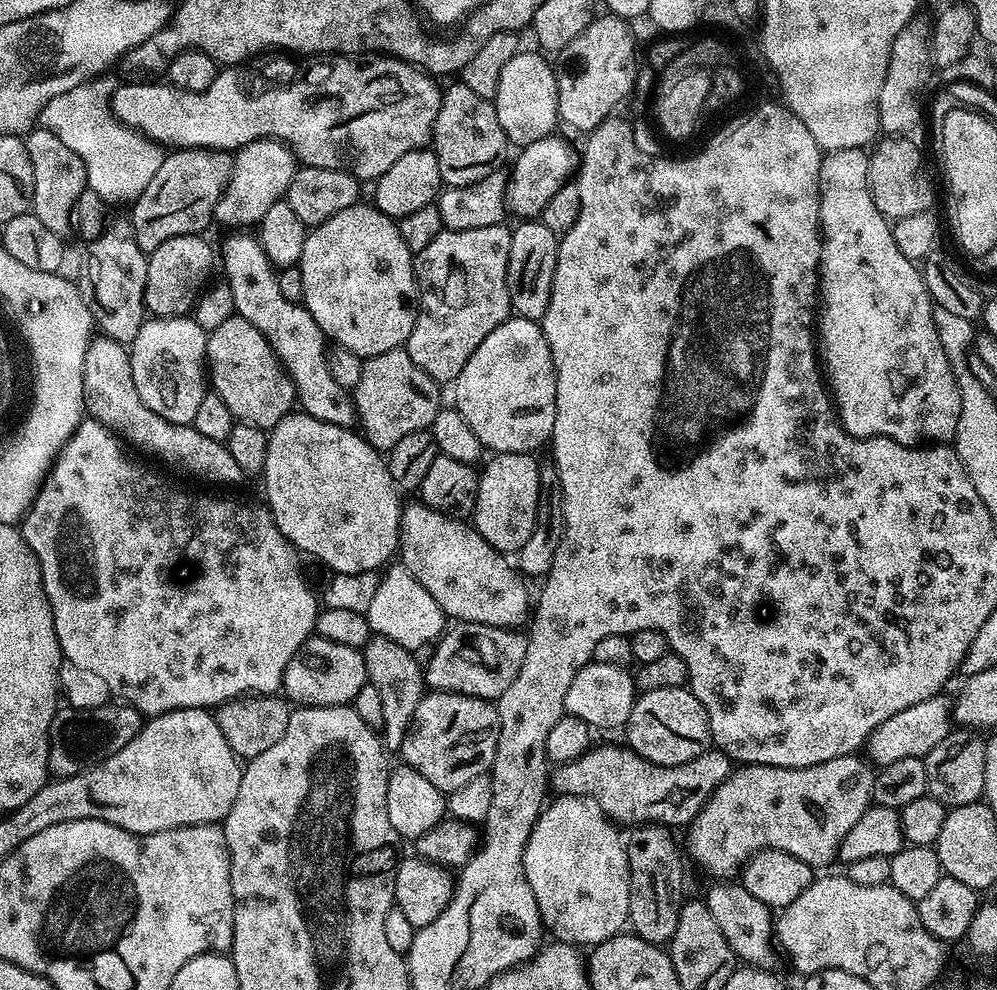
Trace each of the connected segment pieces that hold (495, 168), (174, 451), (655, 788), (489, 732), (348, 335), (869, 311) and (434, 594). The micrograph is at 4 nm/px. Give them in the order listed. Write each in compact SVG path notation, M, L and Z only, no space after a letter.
M462 82L452 83L456 84L443 89L438 118L432 127L430 144L438 158L441 181L450 188L465 188L474 182L482 182L482 178L486 178L486 174L501 171L509 159L510 145L502 130L502 125L498 122L495 103L486 98L481 98L479 94L474 94L474 90L470 90L470 86L466 86Z
M103 334L88 341L86 358L82 362L84 410L91 419L116 433L125 445L137 448L164 464L173 464L208 484L240 484L246 477L242 466L230 454L223 440L198 434L191 424L175 424L150 410L134 386L134 370L129 349Z
M623 743L620 744L604 744L601 748L589 747L588 751L583 752L574 762L559 765L551 773L551 787L557 788L555 791L562 796L589 796L598 802L598 806L602 806L609 820L620 826L643 826L647 823L687 826L702 810L702 806L706 806L712 791L722 786L722 782L726 782L726 778L734 770L734 761L715 746L709 746L702 754L698 754L698 758L690 758L690 762L682 762L678 766L658 766L642 758Z
M429 691L412 715L402 749L403 763L434 782L441 792L453 792L470 778L483 776L491 769L499 729L495 703L457 692Z
M357 202L354 206L346 206L346 210L338 210L338 214L334 214L334 218L326 218L326 222L315 225L309 231L306 242L302 246L302 258L298 267L302 270L302 290L304 291L302 303L305 308L310 310L314 322L318 322L318 326L324 332L325 337L332 344L340 344L346 350L350 350L362 358L367 358L382 354L386 350L394 350L395 348L402 348L407 345L410 338L410 330L414 330L414 322L416 321L417 305L414 301L417 299L418 289L416 287L416 274L414 271L414 253L406 246L406 242L402 242L399 223L393 217L378 211L375 203L364 203Z
M843 148L837 152L828 152L820 162L820 266L818 269L818 356L826 373L826 384L830 389L831 399L838 409L838 419L851 436L860 436L865 440L871 436L885 436L899 444L924 446L929 442L948 442L955 437L958 418L960 417L960 399L958 398L958 382L952 373L950 362L946 358L946 350L942 350L942 342L938 338L938 330L934 326L934 307L930 294L924 285L921 269L913 261L898 250L898 242L894 242L892 224L874 206L874 198L870 194L868 181L869 153L864 148Z
M423 502L415 503L405 503L400 514L398 560L402 567L414 574L414 578L422 582L426 590L430 590L430 598L438 602L445 617L461 624L519 629L520 623L529 619L530 596L528 600L525 577L517 571L513 561L505 553L497 552L494 546L490 546L490 542L486 542L486 538L476 533L475 527L469 526L463 519L443 516L441 512Z

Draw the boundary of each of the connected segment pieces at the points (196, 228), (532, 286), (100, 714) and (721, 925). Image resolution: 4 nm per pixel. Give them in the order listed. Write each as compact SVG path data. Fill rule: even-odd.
M181 148L165 155L162 165L153 178L150 178L139 198L133 201L128 219L134 230L135 242L145 255L153 252L166 242L167 238L178 236L195 236L209 223L213 223L216 207L226 190L228 180L232 176L233 153L223 152L217 148Z
M530 218L513 227L510 246L510 262L507 264L507 292L513 313L527 320L541 321L549 305L557 266L559 237L539 219Z
M109 702L96 709L61 707L48 731L48 771L53 777L73 776L106 758L118 754L146 723L139 710L123 702Z
M716 882L706 895L706 903L710 914L714 914L714 922L718 922L718 930L722 930L722 938L730 942L730 950L737 961L754 968L773 967L777 949L774 947L774 912L767 908L758 898L746 890L740 882Z

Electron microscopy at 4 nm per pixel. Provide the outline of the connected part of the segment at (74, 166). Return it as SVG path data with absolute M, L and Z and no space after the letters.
M33 127L23 141L26 154L30 154L30 166L34 166L34 194L30 211L38 218L38 222L54 230L54 234L67 237L72 232L74 202L78 202L78 194L88 187L86 166L82 158L78 158L78 154L74 154L74 150L70 150L62 138L58 138L58 134L50 134L50 130L45 128Z

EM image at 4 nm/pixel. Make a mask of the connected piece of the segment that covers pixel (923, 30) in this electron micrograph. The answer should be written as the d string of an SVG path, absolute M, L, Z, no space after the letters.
M913 18L909 24L894 38L892 50L888 53L888 69L882 82L882 90L876 99L876 109L880 119L880 132L884 134L908 134L912 127L920 120L920 95L924 92L924 87L928 84L928 79L933 79L934 63L932 61L932 51L929 48L930 24L927 20Z

